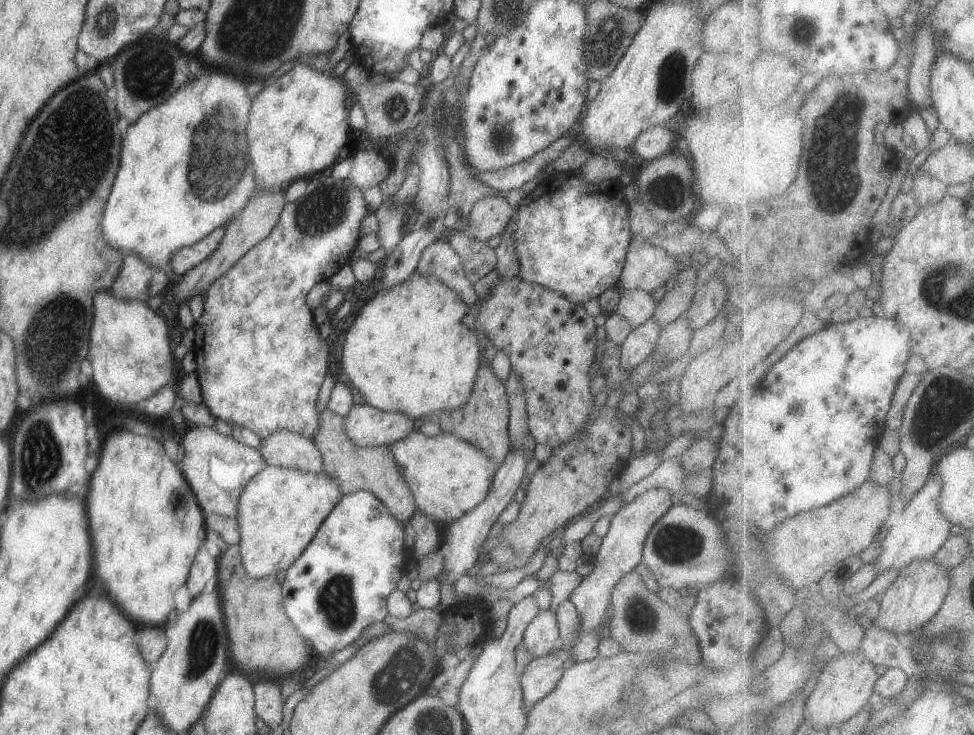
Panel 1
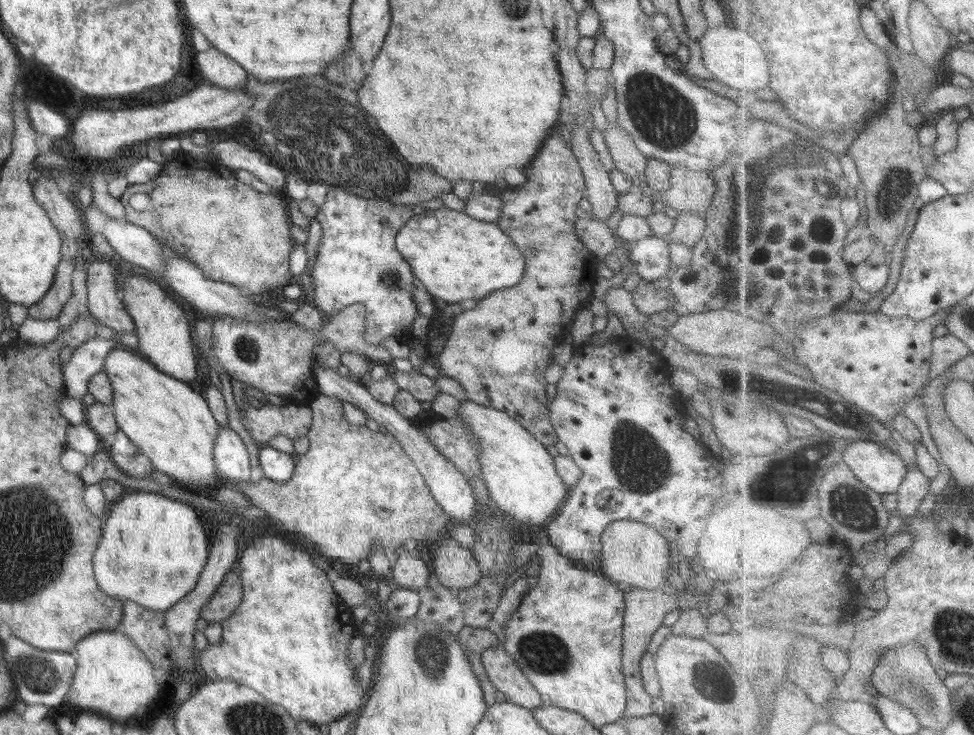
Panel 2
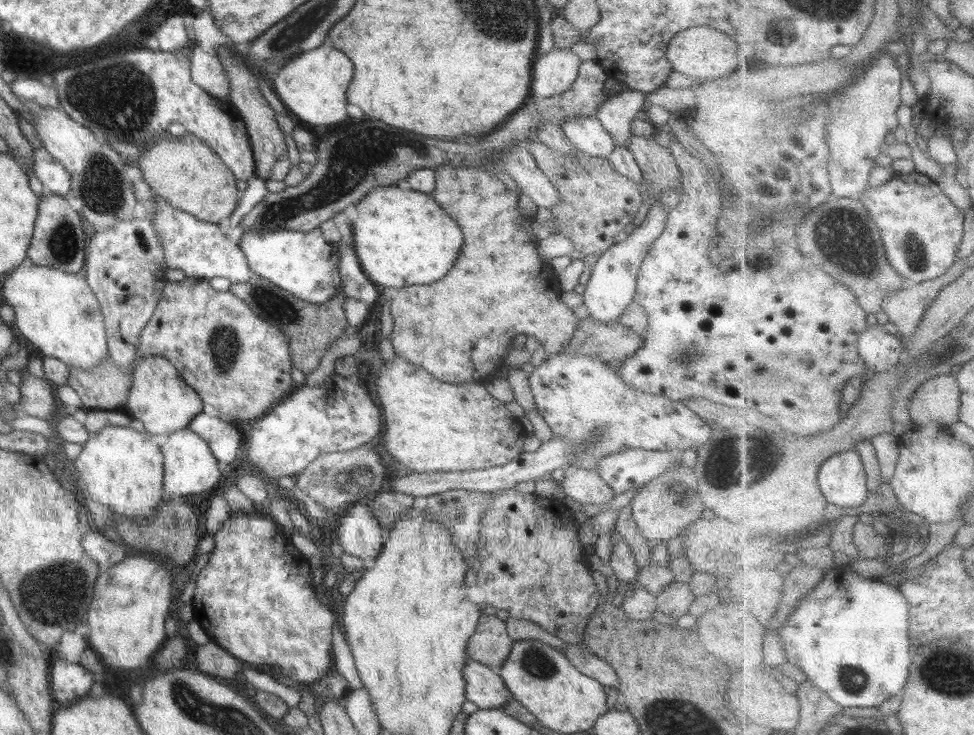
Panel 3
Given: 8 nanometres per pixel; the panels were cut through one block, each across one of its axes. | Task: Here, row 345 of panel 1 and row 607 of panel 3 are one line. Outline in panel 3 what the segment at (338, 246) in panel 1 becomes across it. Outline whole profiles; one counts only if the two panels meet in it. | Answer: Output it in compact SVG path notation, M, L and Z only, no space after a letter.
M234 512L220 530L214 533L215 548L209 554L208 564L196 580L196 590L192 598L194 620L209 634L211 640L246 665L261 669L278 667L284 676L295 683L309 685L328 675L333 666L332 630L336 616L326 604L314 594L311 564L295 548L289 537L284 535L282 526L272 521L268 513Z

